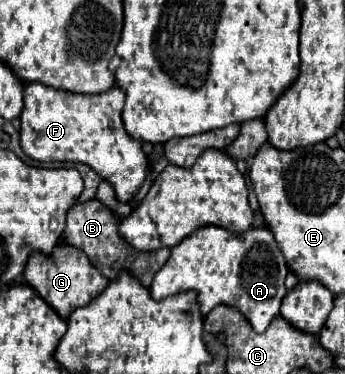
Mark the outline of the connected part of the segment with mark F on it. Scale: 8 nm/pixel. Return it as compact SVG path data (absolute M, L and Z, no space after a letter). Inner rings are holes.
M40 83L24 85L24 109L20 115L20 145L36 161L84 163L114 187L116 199L130 203L148 175L148 159L142 143L136 143L120 123L124 91L112 87L100 95L72 95L52 91Z

